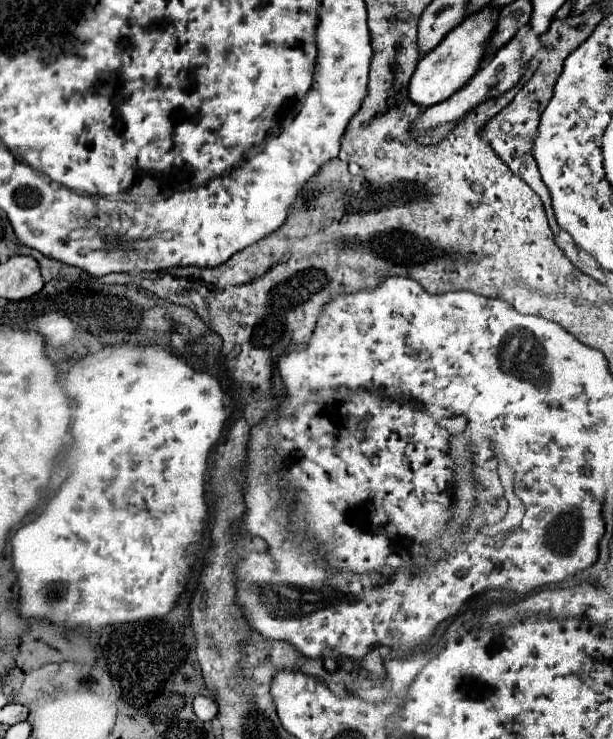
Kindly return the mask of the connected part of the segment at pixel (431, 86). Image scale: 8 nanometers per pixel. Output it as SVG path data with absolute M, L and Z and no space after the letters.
M489 7L475 15L465 17L465 21L461 25L457 25L433 51L429 51L419 61L419 65L411 77L411 83L409 83L409 99L427 109L429 105L445 101L461 85L465 85L475 75L475 71L479 69L479 65L483 61L487 39L491 37L491 33L495 29L495 19L497 19L497 13L491 11Z

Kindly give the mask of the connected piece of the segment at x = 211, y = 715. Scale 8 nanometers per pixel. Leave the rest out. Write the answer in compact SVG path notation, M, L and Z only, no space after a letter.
M195 697L193 709L201 721L211 721L217 717L217 701L213 697Z

